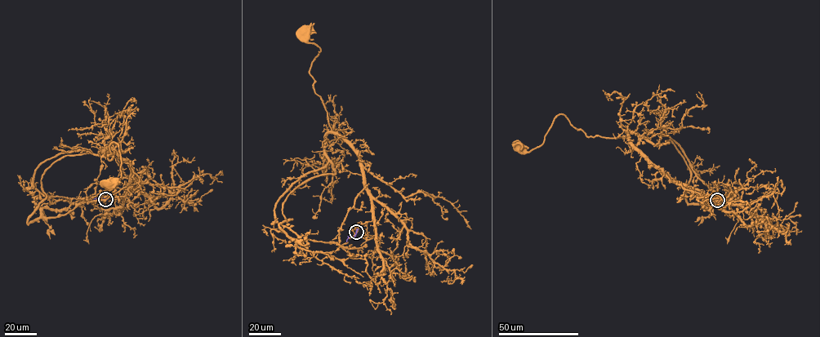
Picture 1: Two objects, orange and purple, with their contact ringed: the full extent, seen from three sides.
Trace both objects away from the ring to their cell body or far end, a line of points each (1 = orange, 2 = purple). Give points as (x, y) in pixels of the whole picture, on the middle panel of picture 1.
1: (356, 232), (358, 226), (372, 219), (364, 173), (355, 152), (329, 125), (309, 70), (321, 50), (304, 33)
2: (356, 232), (346, 241)

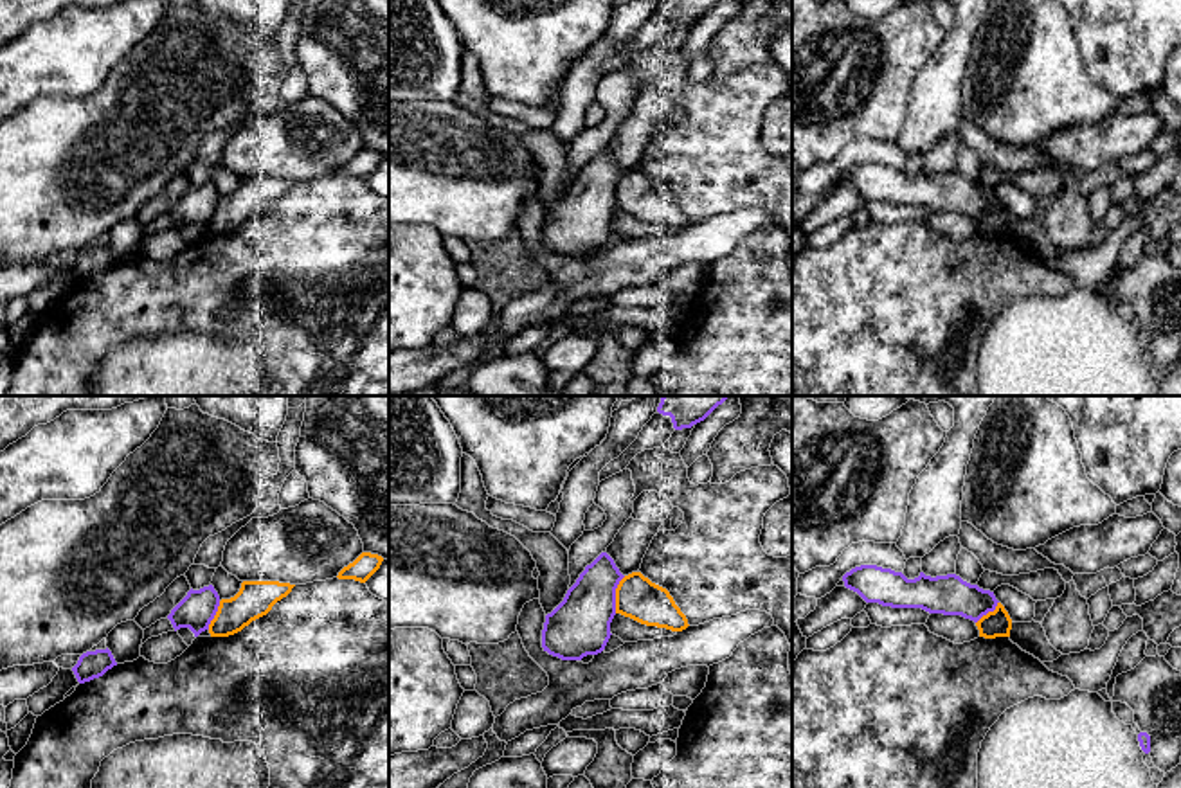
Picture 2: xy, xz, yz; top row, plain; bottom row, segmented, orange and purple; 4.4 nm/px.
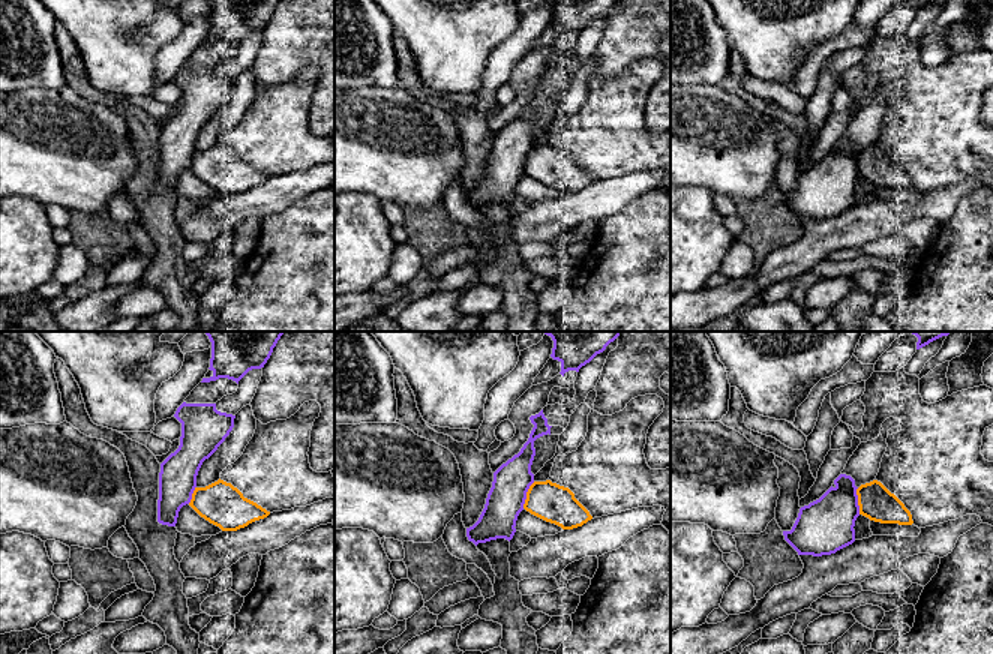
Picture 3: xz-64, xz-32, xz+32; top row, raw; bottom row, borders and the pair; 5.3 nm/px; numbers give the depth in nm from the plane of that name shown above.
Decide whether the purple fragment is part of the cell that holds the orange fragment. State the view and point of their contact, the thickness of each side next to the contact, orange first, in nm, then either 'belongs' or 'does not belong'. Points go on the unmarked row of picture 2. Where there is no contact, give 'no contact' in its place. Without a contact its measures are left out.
xz (616, 191) | 190/280 nm | does not belong

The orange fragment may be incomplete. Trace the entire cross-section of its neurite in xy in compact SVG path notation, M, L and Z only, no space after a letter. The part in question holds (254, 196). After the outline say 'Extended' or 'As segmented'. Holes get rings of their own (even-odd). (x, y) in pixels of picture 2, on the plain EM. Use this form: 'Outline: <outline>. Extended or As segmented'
Outline: M243 178L234 194L220 198L209 221L211 234L229 234L241 228L252 218L266 212L293 184L279 178Z. As segmented

